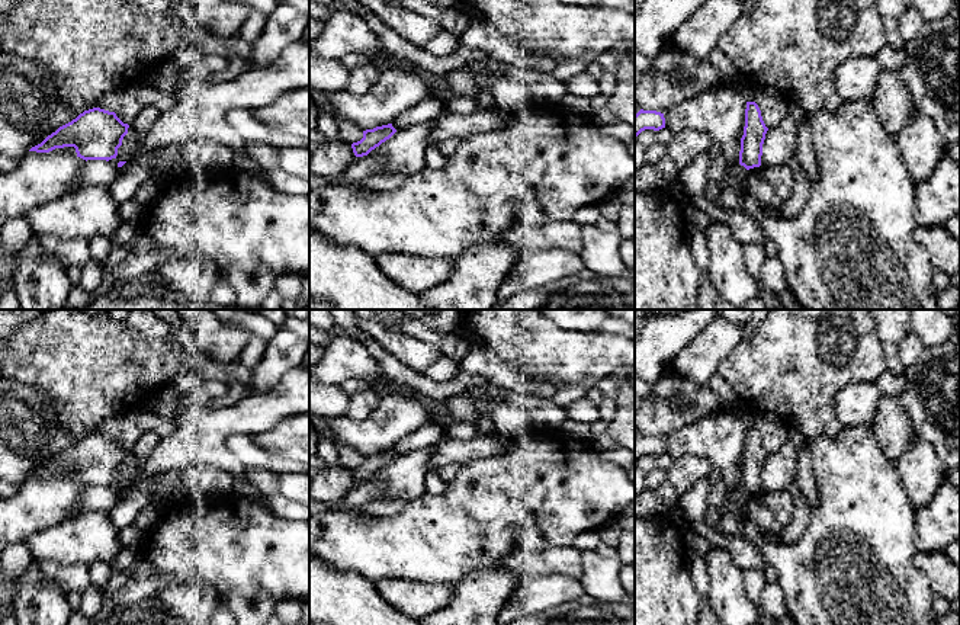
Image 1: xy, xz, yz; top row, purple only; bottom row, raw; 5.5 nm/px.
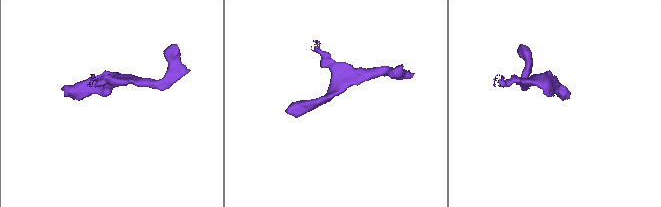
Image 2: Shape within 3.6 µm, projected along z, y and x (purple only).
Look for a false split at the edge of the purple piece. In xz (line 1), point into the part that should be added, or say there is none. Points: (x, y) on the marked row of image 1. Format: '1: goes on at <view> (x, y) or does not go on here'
1: does not go on here

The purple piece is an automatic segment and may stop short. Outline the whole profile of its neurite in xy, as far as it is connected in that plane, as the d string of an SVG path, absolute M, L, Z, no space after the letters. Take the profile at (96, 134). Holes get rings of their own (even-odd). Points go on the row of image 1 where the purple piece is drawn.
M93 108L60 126L29 151L49 153L55 148L74 147L77 157L86 161L109 161L116 158L128 128L129 125L123 124L115 112Z

